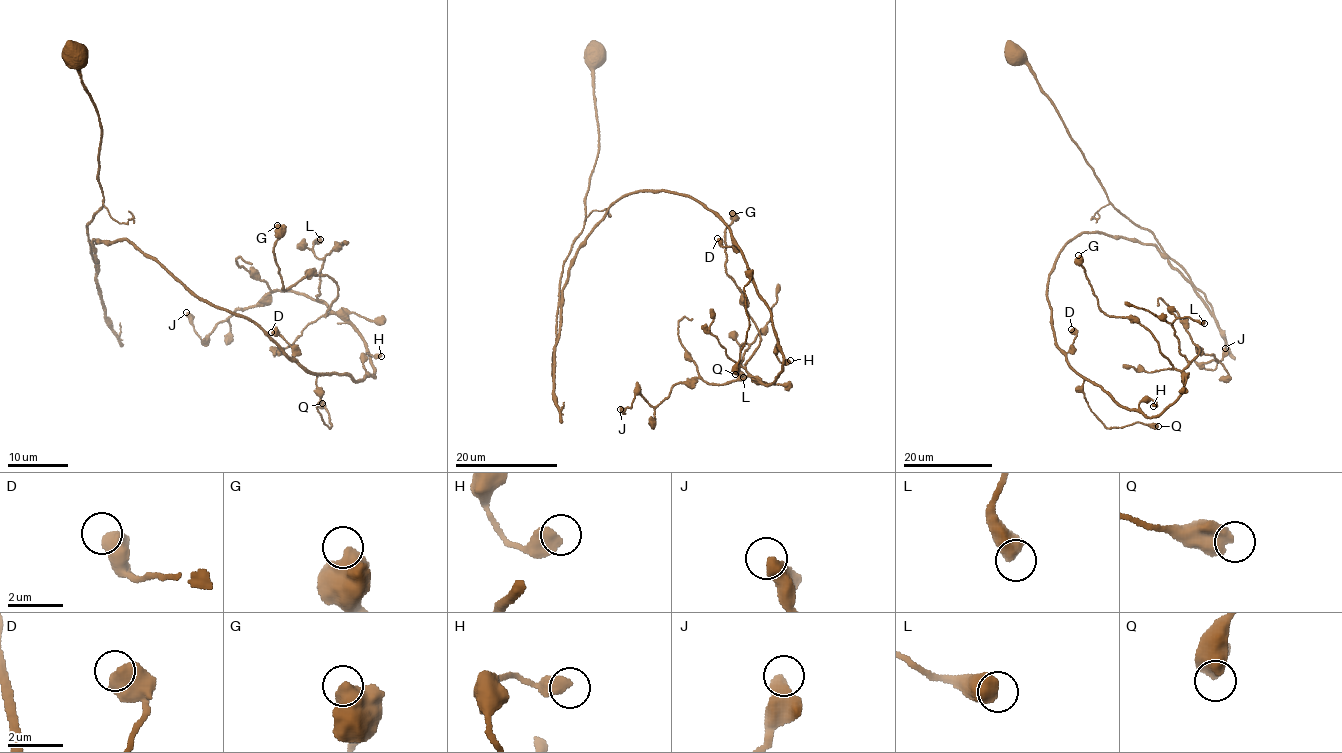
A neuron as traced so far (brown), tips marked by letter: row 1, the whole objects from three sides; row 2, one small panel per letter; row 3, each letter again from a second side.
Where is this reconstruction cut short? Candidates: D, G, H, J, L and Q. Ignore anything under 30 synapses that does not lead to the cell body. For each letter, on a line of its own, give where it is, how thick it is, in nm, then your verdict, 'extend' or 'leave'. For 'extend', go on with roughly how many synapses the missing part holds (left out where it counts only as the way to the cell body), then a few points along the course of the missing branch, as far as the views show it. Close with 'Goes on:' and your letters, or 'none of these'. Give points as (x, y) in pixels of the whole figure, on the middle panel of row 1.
D: place (717, 238); calibre 600 nm; leave
G: place (732, 213); calibre 700 nm; leave
H: place (790, 360); calibre 600 nm; leave
J: place (620, 409); calibre 550 nm; leave
L: place (743, 377); calibre 650 nm; leave
Q: place (735, 374); calibre 600 nm; leave
Goes on: none of these

